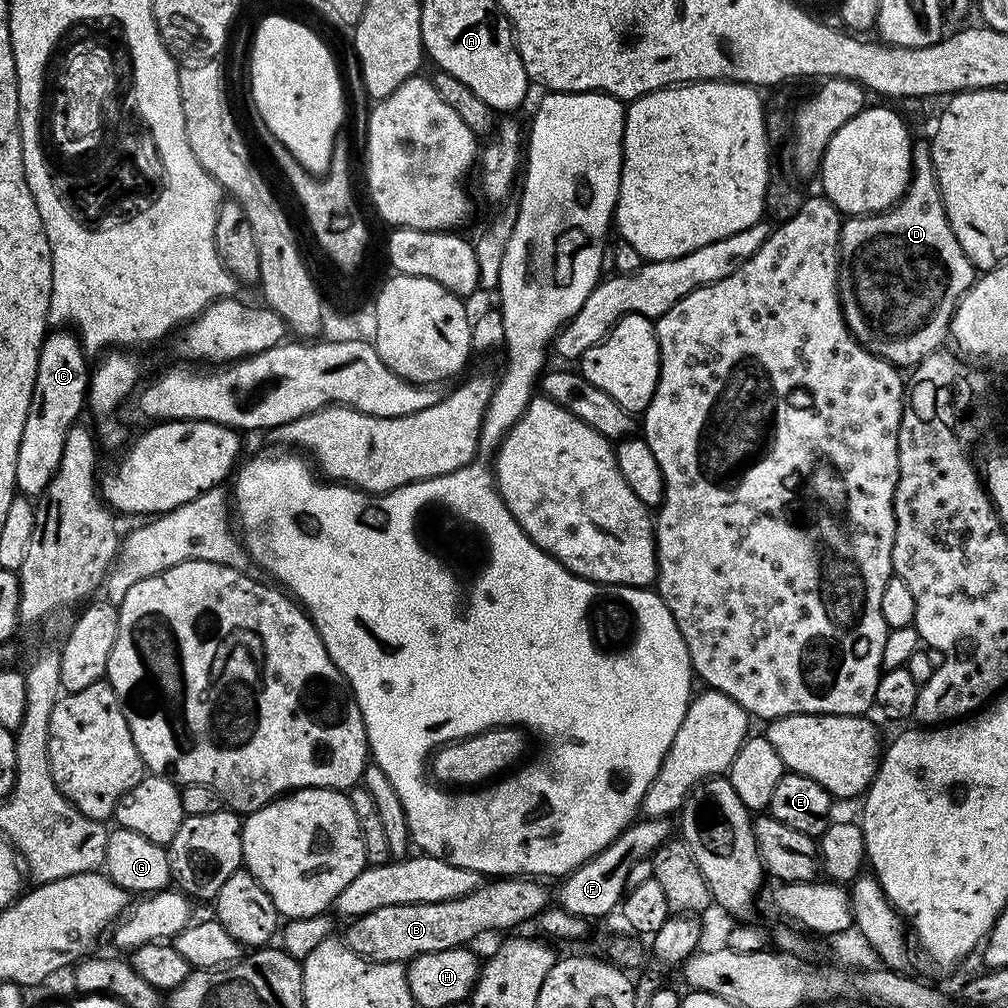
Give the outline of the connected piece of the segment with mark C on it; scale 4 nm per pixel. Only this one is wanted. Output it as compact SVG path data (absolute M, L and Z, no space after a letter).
M52 330L45 335L26 426L22 426L22 442L18 442L16 490L19 495L40 498L50 486L62 462L66 436L73 424L81 419L80 411L86 408L90 383L88 360L89 353L80 345L79 336L71 331Z

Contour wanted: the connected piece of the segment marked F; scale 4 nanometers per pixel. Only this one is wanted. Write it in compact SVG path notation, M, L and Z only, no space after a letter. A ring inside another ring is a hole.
M640 818L628 825L610 846L606 846L594 858L590 858L582 866L578 866L559 881L559 907L571 915L576 915L589 922L595 922L599 916L615 913L622 903L626 891L626 874L630 874L638 862L649 859L673 835L674 828L668 825L667 819Z

